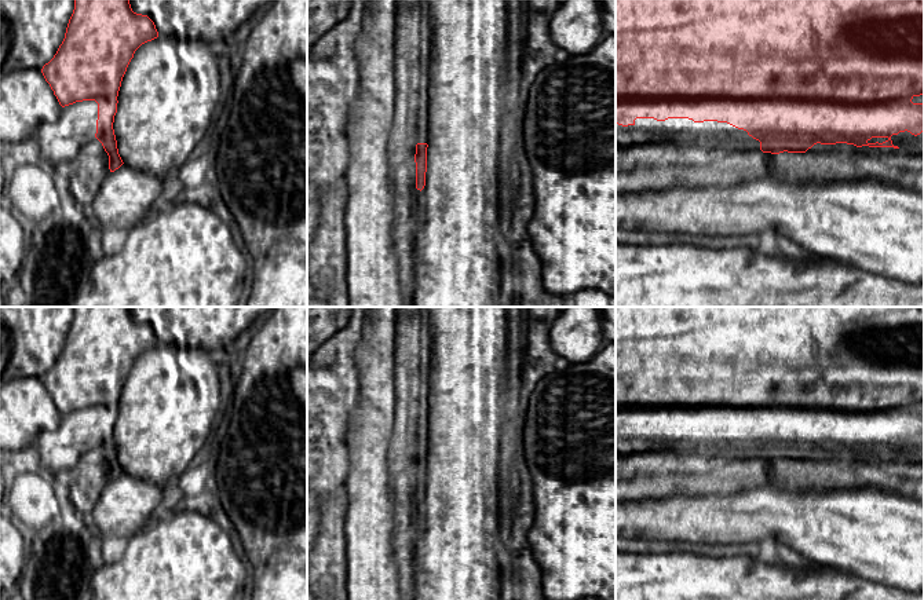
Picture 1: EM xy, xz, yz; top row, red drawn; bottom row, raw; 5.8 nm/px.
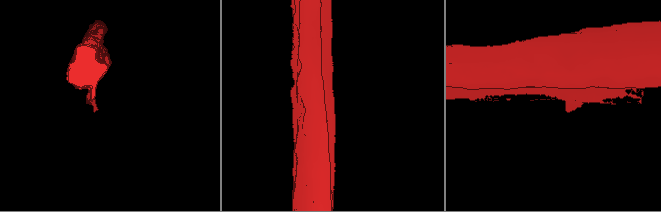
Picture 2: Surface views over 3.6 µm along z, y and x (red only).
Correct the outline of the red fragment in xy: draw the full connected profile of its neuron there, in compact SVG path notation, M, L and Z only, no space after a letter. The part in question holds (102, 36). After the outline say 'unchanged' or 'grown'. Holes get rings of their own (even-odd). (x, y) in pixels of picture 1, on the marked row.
M74 0L74 10L65 39L54 58L41 69L62 107L83 100L98 103L95 138L109 156L110 172L124 164L113 129L123 77L135 51L157 37L158 32L154 22L147 15L134 12L129 0Z | unchanged

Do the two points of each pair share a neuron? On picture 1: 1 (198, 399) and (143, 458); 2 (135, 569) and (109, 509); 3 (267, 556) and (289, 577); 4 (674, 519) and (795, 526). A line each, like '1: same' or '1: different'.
1: same
2: different
3: same
4: same

